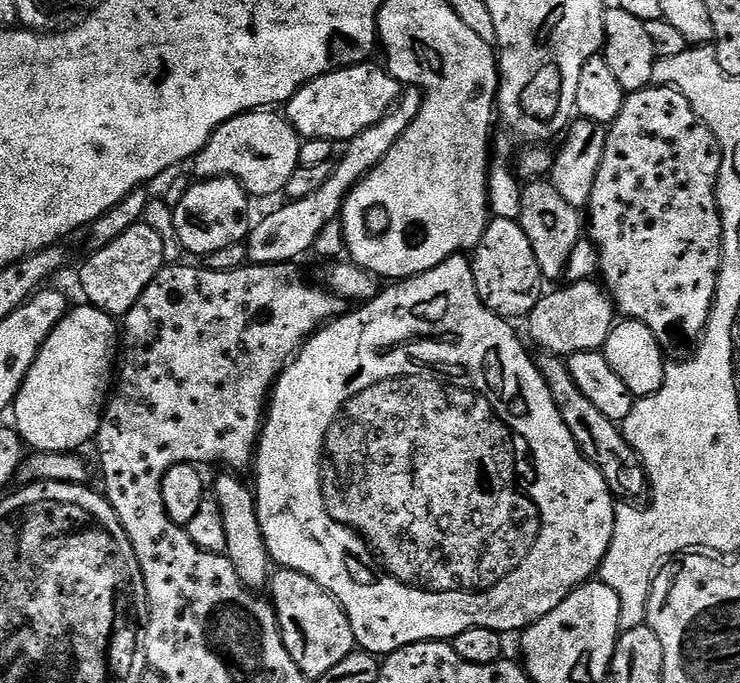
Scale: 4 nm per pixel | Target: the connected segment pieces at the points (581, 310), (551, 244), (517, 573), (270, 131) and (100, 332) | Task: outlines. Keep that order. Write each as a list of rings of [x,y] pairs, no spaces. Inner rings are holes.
[[[583,280],[577,284],[563,286],[557,292],[541,295],[540,300],[534,306],[534,310],[528,313],[526,323],[532,340],[538,347],[544,348],[545,353],[561,358],[567,358],[576,352],[594,352],[603,349],[606,338],[610,334],[614,323],[614,305],[607,292],[599,283],[592,280]]]
[[[547,179],[525,183],[522,188],[522,210],[518,222],[534,246],[534,258],[538,258],[538,270],[545,281],[560,280],[570,258],[570,250],[582,238],[582,216]]]
[[[461,254],[446,258],[446,262],[434,266],[434,270],[426,270],[408,280],[393,283],[391,286],[385,287],[374,299],[353,308],[356,308],[353,312],[352,309],[345,311],[343,316],[325,324],[319,332],[315,332],[304,341],[303,348],[292,357],[288,367],[277,378],[276,386],[272,389],[268,401],[254,457],[254,469],[256,468],[254,495],[258,522],[262,526],[262,538],[266,542],[266,550],[272,558],[273,565],[289,568],[314,578],[314,582],[318,582],[318,586],[326,589],[344,607],[344,612],[350,618],[350,626],[354,630],[357,645],[363,651],[370,652],[377,658],[389,656],[390,653],[398,651],[399,648],[405,648],[423,640],[448,642],[453,636],[462,634],[462,630],[470,630],[471,628],[489,628],[501,634],[516,631],[519,633],[521,630],[529,628],[534,622],[538,622],[543,616],[550,614],[550,610],[554,610],[554,606],[561,604],[571,594],[573,588],[579,588],[580,585],[589,583],[599,573],[600,563],[606,558],[606,550],[612,545],[612,535],[614,534],[618,504],[617,501],[612,501],[613,489],[606,482],[606,478],[602,478],[602,474],[578,450],[566,422],[562,422],[562,414],[546,386],[537,361],[528,357],[523,342],[516,337],[515,330],[508,325],[511,323],[505,317],[494,314],[482,302],[482,298],[478,294],[478,286],[474,282],[472,262],[467,255]]]
[[[276,110],[243,112],[214,130],[206,146],[191,161],[197,181],[227,178],[237,180],[249,197],[280,196],[290,174],[300,167],[302,137],[296,133],[287,115]]]
[[[81,303],[81,308],[76,306],[69,307],[68,313],[62,317],[54,326],[54,330],[46,338],[46,342],[40,347],[38,358],[34,362],[34,366],[30,366],[30,370],[26,374],[26,378],[20,387],[20,393],[16,396],[14,405],[14,416],[16,412],[16,421],[14,427],[20,433],[21,440],[29,449],[38,452],[76,452],[84,443],[91,441],[95,437],[96,432],[100,429],[100,417],[103,413],[105,403],[110,395],[110,389],[114,384],[114,369],[118,364],[118,324],[111,316],[107,316],[102,310],[93,308],[91,304]]]

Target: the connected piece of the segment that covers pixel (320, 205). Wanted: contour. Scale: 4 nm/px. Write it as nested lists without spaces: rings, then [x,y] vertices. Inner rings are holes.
[[[409,87],[388,111],[386,118],[382,118],[382,122],[378,122],[370,130],[362,130],[362,134],[358,134],[355,141],[347,145],[348,153],[340,161],[335,161],[330,178],[321,188],[314,190],[310,198],[284,202],[281,208],[274,209],[257,224],[255,221],[246,237],[248,260],[252,264],[287,264],[299,261],[299,256],[304,256],[307,252],[311,253],[316,247],[318,234],[339,217],[348,191],[374,166],[378,166],[382,158],[386,158],[390,146],[394,146],[394,142],[402,138],[404,128],[410,126],[414,118],[418,118],[421,99],[420,89]]]

